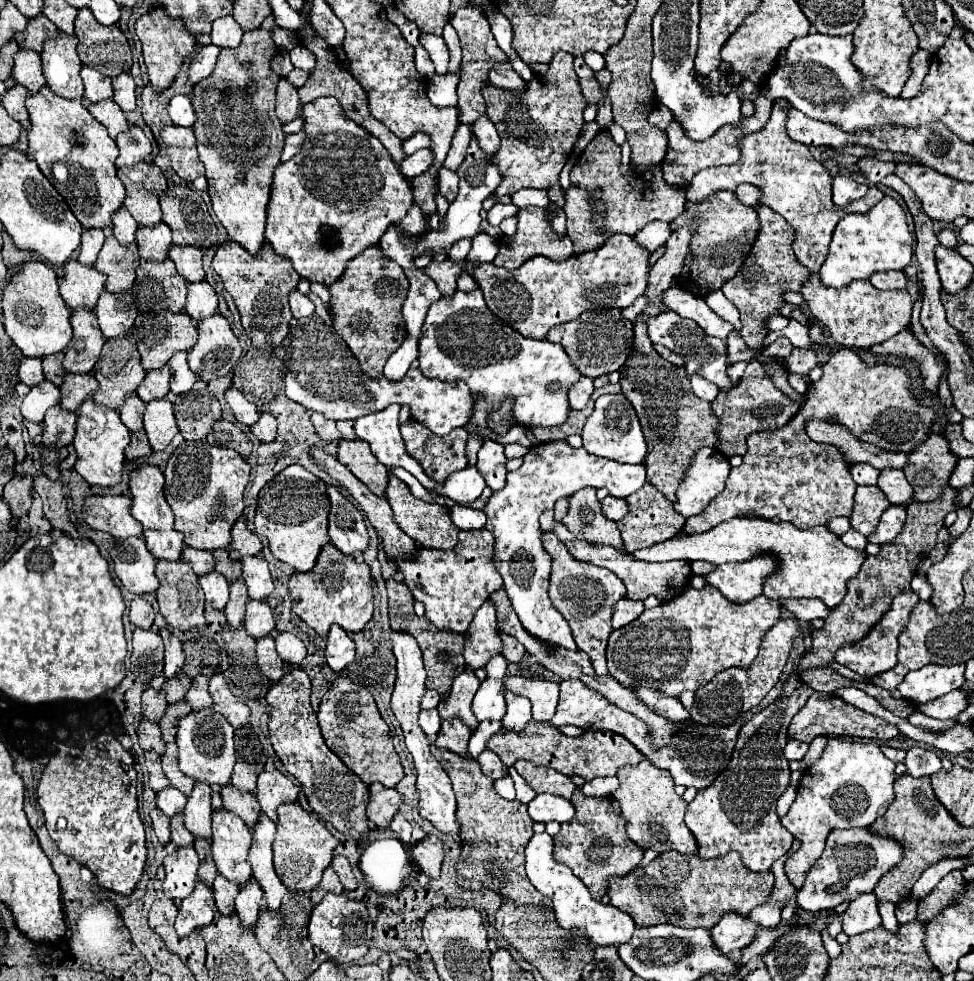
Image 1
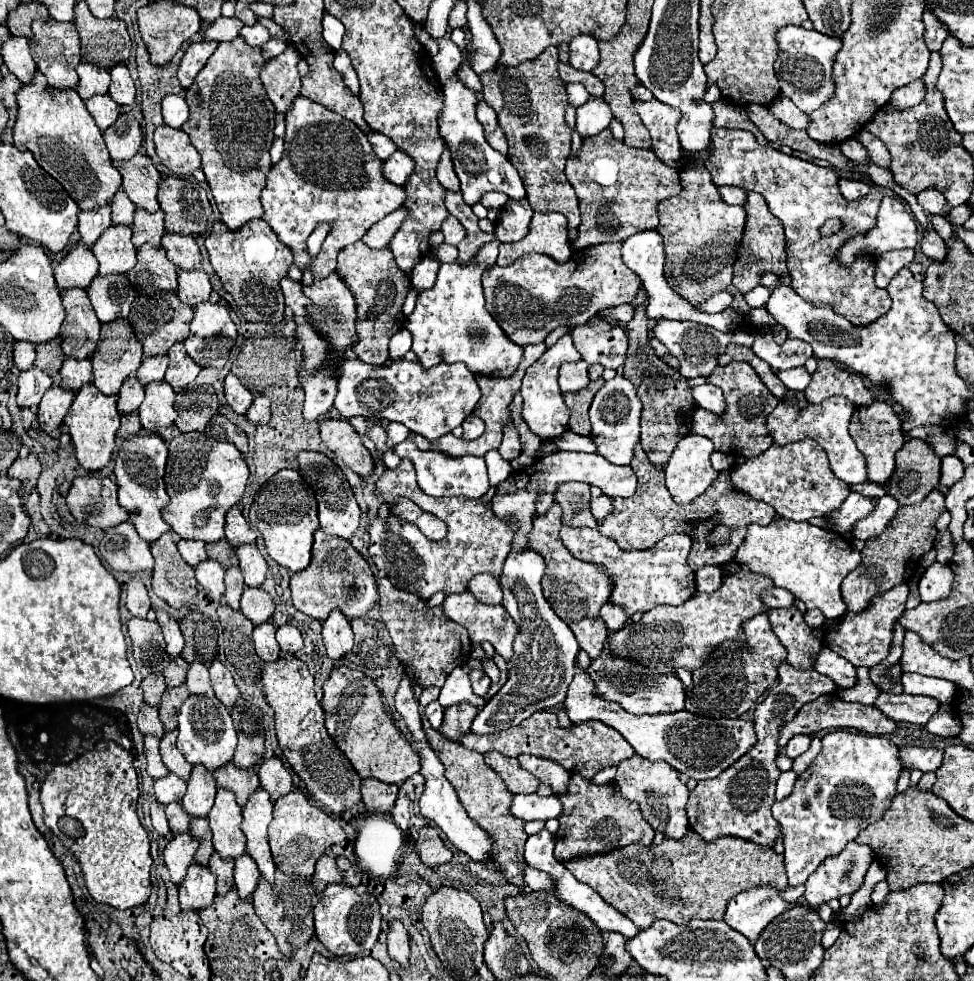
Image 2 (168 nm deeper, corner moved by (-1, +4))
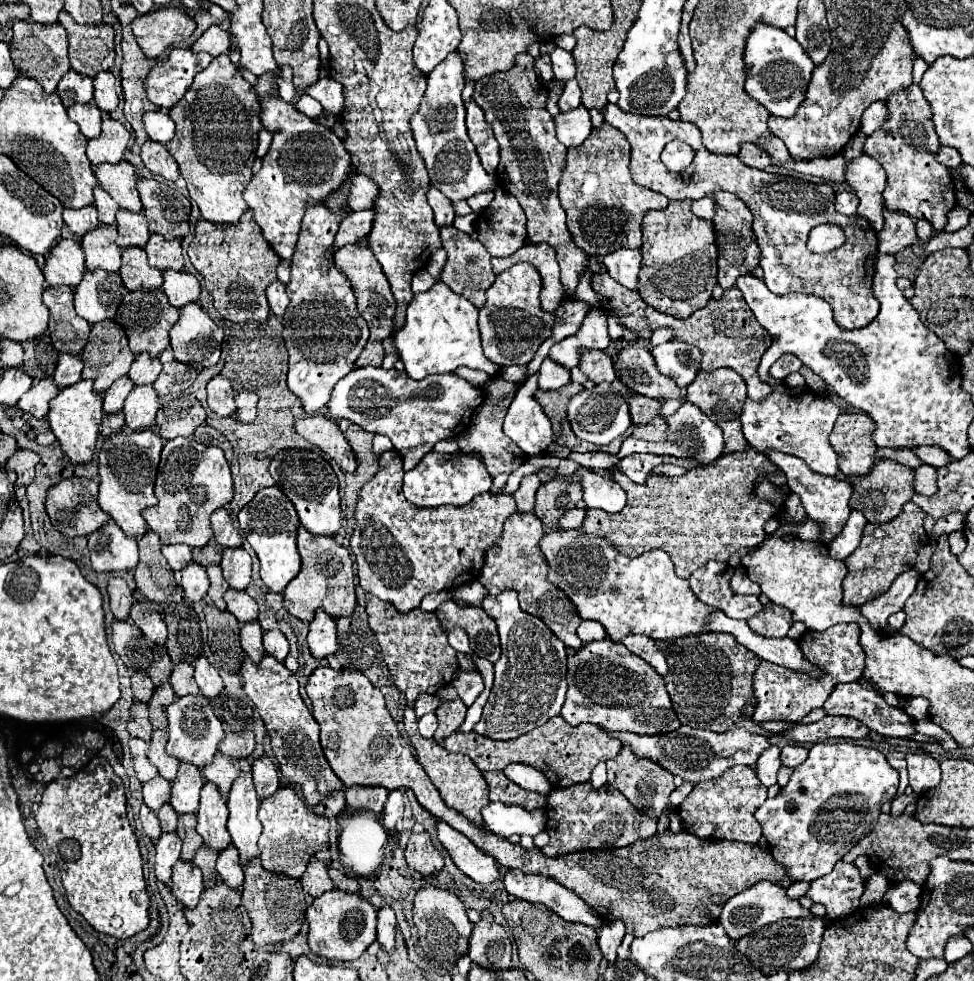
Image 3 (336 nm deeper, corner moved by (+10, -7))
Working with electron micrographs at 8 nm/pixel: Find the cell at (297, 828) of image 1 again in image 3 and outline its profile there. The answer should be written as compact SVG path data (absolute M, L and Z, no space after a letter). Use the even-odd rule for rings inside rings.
M279 787L277 793L273 793L269 799L263 799L259 805L259 819L263 823L259 859L267 871L297 879L297 863L311 861L315 853L325 849L329 843L329 819L325 815L309 811L293 787Z

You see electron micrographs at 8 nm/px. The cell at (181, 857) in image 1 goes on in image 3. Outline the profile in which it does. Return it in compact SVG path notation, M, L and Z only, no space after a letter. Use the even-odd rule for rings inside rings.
M163 833L157 841L157 855L155 855L155 875L159 881L169 885L171 869L181 855L181 839L177 833Z

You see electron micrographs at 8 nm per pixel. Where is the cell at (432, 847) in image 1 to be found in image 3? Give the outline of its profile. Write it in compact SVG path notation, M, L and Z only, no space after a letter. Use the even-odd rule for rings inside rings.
M413 831L405 849L405 859L409 869L419 871L421 875L431 875L443 869L443 857L433 847L427 831Z

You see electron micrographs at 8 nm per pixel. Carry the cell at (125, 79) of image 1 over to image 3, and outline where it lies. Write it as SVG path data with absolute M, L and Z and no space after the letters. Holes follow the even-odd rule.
M109 71L97 73L93 77L93 87L95 87L95 95L93 95L95 105L105 113L115 111L117 105L119 105L119 97L117 97L117 91L115 91L113 73L109 73Z

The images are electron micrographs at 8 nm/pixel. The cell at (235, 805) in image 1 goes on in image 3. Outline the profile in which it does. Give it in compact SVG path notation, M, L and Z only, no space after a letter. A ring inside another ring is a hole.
M217 751L217 755L213 757L213 763L209 763L209 767L203 767L201 773L205 775L207 781L219 785L221 795L227 795L231 789L231 783L235 781L235 777L241 773L239 769L239 759L233 757L225 757L225 753Z

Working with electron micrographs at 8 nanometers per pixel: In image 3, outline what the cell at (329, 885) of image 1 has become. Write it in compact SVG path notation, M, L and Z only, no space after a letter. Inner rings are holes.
M311 861L307 865L307 871L301 877L301 885L303 891L309 893L311 897L319 897L321 893L335 889L333 881L327 875L327 865L323 861Z

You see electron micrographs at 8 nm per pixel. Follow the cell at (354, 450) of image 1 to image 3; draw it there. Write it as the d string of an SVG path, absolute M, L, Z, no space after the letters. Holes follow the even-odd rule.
M313 415L305 419L297 419L295 429L301 437L305 437L309 443L319 447L323 453L327 453L345 473L355 473L357 461L355 455L343 437L343 433L337 427L337 421L325 417L325 415Z

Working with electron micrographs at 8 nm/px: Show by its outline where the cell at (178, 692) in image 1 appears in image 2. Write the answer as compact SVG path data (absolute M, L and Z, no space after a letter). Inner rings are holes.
M180 656L174 658L174 660L168 660L164 664L164 670L162 670L162 674L166 678L166 686L174 688L176 684L184 684L186 672L188 672L188 664Z

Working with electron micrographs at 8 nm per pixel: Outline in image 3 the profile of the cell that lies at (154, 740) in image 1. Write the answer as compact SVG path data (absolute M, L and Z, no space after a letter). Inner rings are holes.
M141 701L133 703L131 715L129 715L129 721L127 721L127 731L133 737L139 737L143 741L151 739L153 729L151 729L151 723L147 719L147 703L141 703Z

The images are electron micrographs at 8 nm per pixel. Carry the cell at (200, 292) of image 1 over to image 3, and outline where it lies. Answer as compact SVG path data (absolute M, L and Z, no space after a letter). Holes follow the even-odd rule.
M165 269L161 287L163 287L169 303L177 309L181 309L183 305L187 305L199 297L199 281L191 273L185 273L185 271Z

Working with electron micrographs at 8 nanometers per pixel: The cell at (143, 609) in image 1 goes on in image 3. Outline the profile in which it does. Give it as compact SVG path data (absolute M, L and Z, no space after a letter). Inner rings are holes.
M109 577L107 579L107 593L111 599L111 611L115 619L125 619L129 615L129 607L133 603L133 595L127 587L127 583L121 577Z

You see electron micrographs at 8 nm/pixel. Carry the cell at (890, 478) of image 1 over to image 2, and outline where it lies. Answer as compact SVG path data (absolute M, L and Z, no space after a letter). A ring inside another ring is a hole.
M874 402L870 406L856 408L850 422L850 436L854 438L858 450L868 460L868 480L874 484L886 486L890 476L894 476L896 472L896 460L894 460L896 452L904 446L904 434L900 428L898 414L886 402Z

